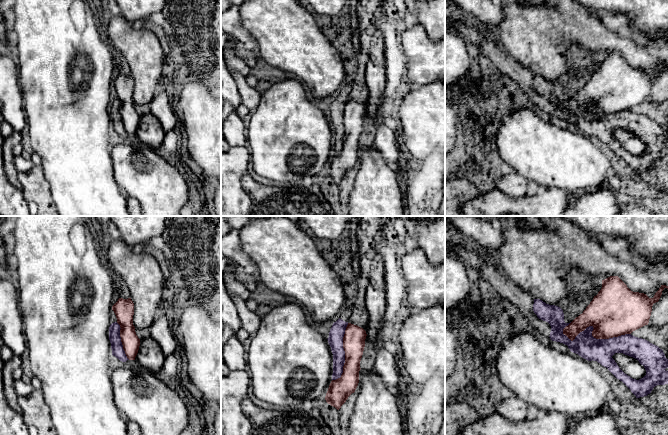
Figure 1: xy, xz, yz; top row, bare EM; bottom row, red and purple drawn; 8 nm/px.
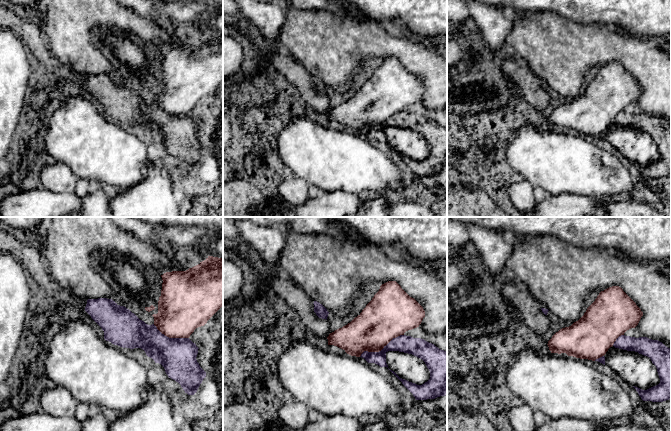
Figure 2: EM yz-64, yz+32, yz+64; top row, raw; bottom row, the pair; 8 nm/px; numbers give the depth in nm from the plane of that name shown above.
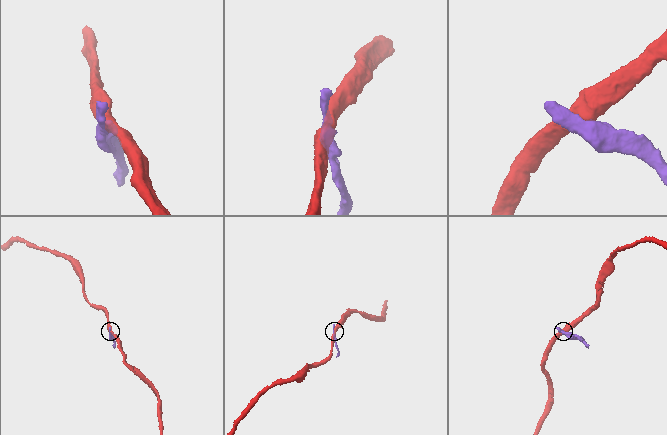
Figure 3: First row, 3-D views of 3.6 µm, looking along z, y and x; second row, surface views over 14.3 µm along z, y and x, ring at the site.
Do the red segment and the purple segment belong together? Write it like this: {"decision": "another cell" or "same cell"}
{"decision": "another cell"}

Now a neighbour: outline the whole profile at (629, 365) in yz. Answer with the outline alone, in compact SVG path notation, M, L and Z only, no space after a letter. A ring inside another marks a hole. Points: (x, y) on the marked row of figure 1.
M615 353L612 358L619 368L633 379L639 380L646 375L646 370L639 361L623 353Z

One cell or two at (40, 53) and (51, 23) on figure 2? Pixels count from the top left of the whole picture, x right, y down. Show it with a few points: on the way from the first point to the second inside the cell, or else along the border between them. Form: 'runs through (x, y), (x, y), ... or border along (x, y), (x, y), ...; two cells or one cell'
border along (34, 19), (50, 52), (58, 60); two cells

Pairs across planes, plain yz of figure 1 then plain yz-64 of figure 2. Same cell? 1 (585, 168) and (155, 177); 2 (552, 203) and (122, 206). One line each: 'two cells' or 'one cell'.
1: two cells
2: two cells

